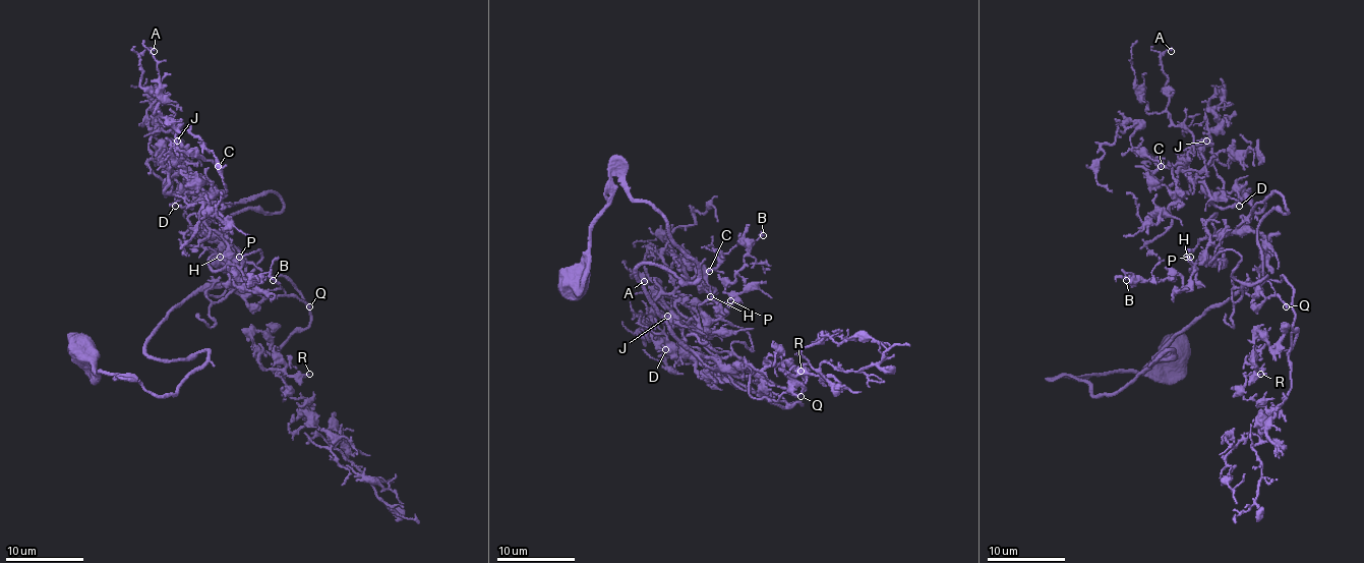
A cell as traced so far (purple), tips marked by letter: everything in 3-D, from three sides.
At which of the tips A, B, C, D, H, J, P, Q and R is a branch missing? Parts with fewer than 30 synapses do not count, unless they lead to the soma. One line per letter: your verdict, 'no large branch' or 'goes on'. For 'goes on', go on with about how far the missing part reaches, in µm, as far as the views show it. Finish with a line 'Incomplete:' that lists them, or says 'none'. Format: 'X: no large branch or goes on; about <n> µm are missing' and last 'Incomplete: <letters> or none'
A: no large branch
B: no large branch
C: no large branch
D: no large branch
H: no large branch
J: no large branch
P: no large branch
Q: no large branch
R: no large branch
Incomplete: none

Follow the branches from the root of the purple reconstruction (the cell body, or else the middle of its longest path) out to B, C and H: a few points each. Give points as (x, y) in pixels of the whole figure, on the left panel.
B: (84, 350), (173, 395), (208, 352), (152, 357), (165, 317), (255, 250), (233, 282), (273, 280)
C: (84, 350), (157, 395), (208, 357), (152, 357), (145, 340), (231, 280), (171, 151), (218, 166)
H: (84, 350), (99, 372), (173, 395), (208, 352), (159, 359), (145, 340), (260, 250), (220, 257)

